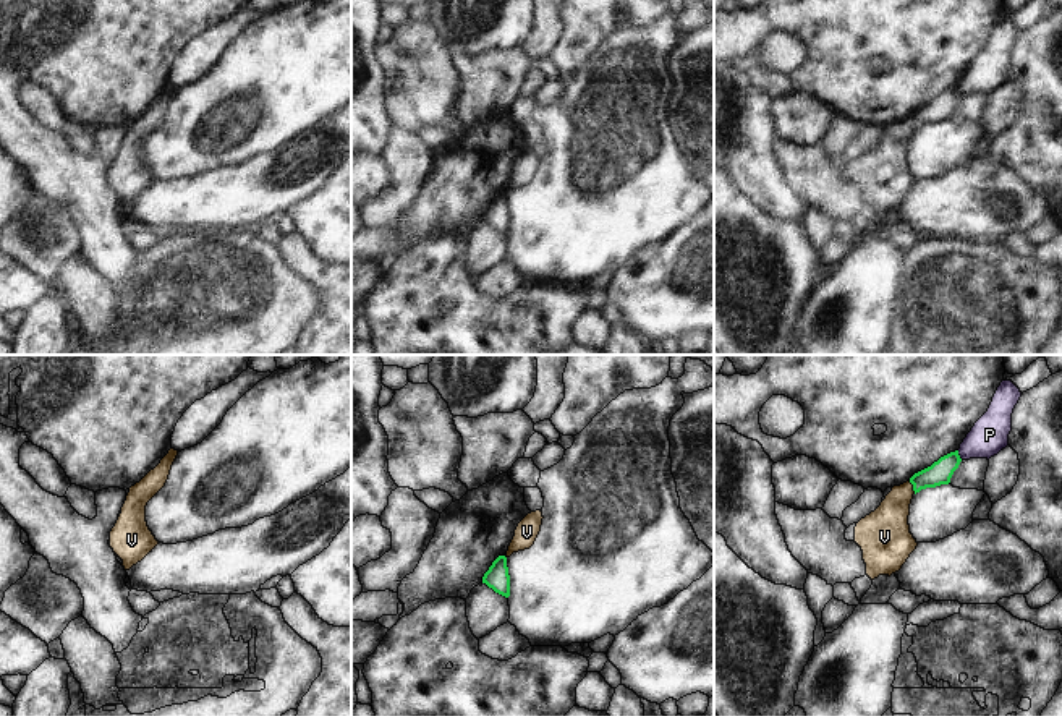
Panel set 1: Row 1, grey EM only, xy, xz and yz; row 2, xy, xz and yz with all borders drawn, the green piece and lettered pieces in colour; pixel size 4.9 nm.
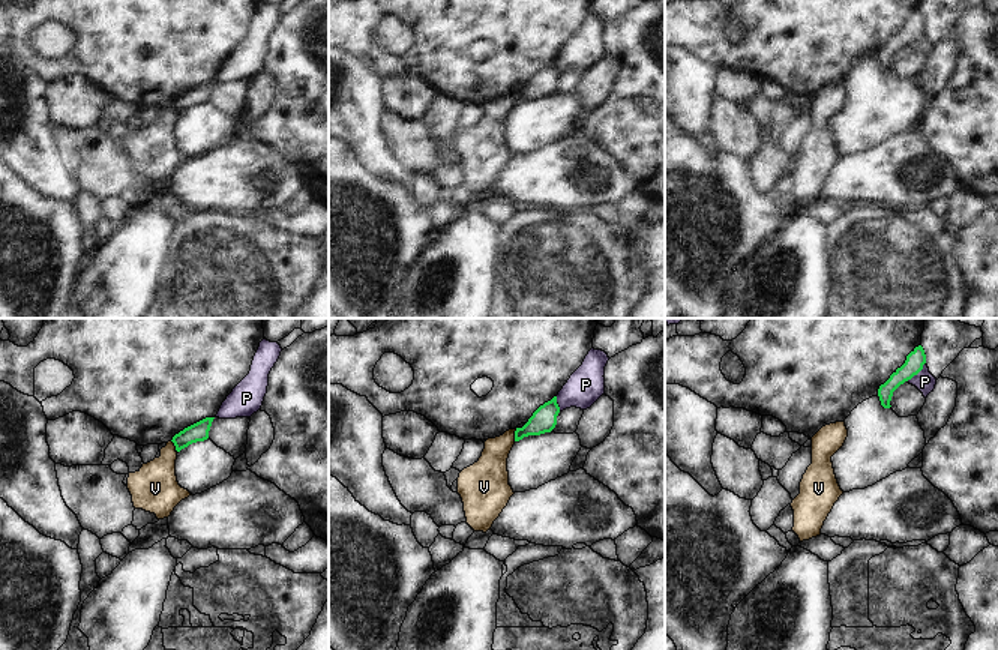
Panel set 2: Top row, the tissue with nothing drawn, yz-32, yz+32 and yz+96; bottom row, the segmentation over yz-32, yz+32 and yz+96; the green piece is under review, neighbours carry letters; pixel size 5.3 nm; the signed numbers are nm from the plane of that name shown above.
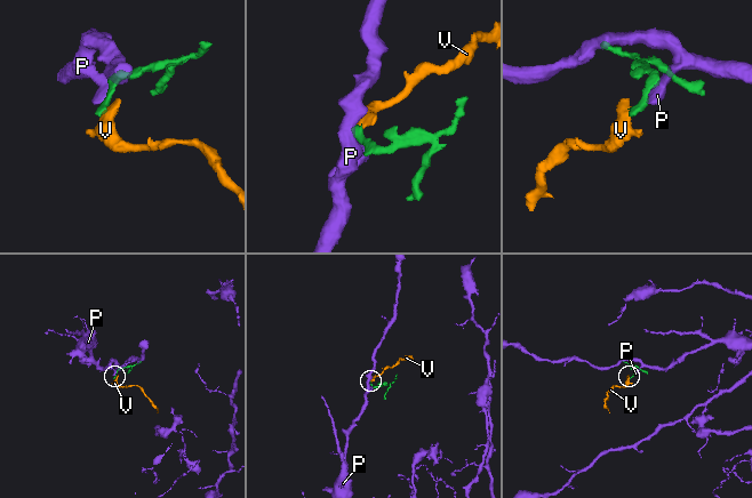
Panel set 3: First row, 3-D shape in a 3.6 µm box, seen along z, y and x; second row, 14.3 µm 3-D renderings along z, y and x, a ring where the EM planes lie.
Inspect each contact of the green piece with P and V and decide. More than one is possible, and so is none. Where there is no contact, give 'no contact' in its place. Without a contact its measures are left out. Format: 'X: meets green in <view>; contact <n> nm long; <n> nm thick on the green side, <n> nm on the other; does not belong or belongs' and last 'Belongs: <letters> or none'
P: meets green in yz; contact 50 nm long; 120 nm thick on the green side, 190 nm on the other; does not belong
V: meets green in yz; contact 70 nm long; 120 nm thick on the green side, 240 nm on the other; belongs
Belongs: V

